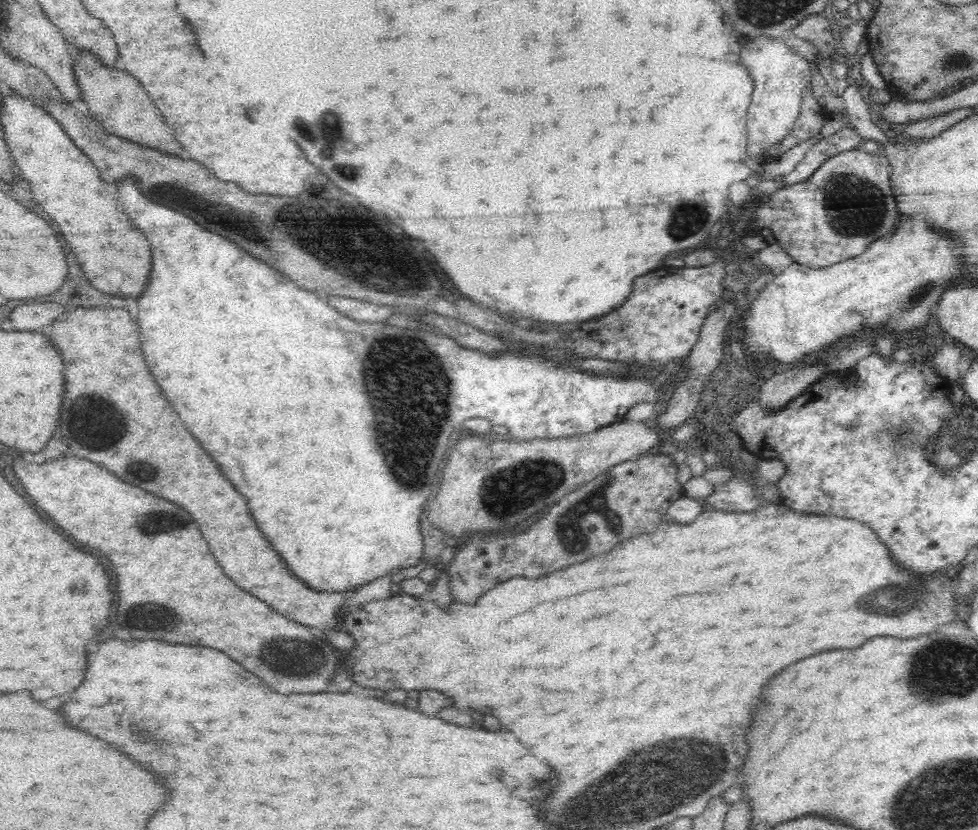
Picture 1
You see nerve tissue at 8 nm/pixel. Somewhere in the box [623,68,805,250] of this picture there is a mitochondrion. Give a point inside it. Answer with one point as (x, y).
(689, 221)

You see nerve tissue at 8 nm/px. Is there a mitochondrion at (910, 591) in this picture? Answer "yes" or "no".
yes

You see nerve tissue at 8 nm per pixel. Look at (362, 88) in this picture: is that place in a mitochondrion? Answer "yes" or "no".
no

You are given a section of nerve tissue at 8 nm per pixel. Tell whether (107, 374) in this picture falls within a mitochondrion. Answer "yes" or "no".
no

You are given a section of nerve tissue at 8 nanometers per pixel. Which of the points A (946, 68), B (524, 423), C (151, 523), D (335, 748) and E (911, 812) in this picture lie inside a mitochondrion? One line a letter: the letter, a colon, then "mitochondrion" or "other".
A: mitochondrion
B: other
C: mitochondrion
D: other
E: mitochondrion

